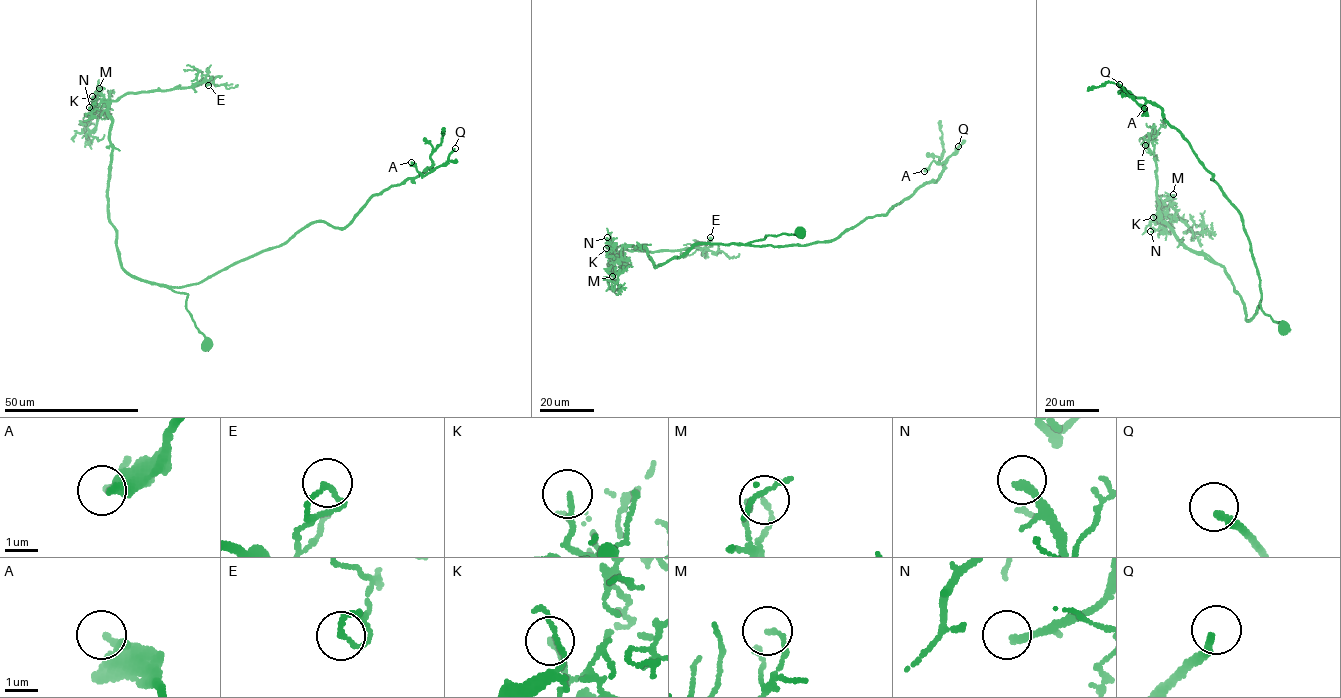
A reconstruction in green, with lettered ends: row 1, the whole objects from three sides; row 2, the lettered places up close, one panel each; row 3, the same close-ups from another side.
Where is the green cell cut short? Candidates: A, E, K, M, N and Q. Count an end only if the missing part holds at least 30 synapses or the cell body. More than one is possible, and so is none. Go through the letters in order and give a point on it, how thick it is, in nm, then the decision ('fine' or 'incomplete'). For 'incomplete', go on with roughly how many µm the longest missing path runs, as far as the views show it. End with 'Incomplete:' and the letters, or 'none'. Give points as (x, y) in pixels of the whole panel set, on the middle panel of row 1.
A: at (924, 171); 320 nm thick; fine
E: at (710, 237); 110 nm thick; fine
K: at (606, 248); 140 nm thick; fine
M: at (612, 276); 120 nm thick; fine
N: at (607, 237); 200 nm thick; incomplete; about 6 µm are missing
Q: at (958, 146); 220 nm thick; incomplete; about 15 µm are missing
Incomplete: N, Q

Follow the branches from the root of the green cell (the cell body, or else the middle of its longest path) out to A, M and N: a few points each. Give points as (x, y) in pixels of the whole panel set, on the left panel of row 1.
A: (206, 344), (187, 294), (170, 287), (311, 224), (344, 227), (372, 195), (430, 171), (411, 162)
M: (206, 344), (187, 309), (187, 294), (133, 278), (122, 267), (108, 211), (111, 120), (99, 88)
N: (206, 344), (187, 309), (187, 294), (133, 278), (122, 267), (108, 211), (111, 120), (104, 99), (89, 107)

